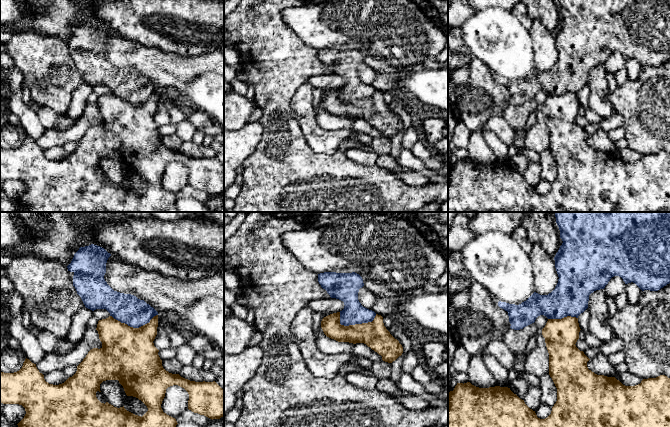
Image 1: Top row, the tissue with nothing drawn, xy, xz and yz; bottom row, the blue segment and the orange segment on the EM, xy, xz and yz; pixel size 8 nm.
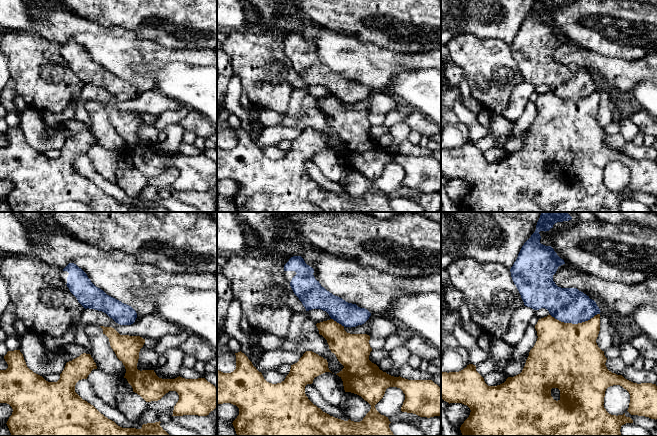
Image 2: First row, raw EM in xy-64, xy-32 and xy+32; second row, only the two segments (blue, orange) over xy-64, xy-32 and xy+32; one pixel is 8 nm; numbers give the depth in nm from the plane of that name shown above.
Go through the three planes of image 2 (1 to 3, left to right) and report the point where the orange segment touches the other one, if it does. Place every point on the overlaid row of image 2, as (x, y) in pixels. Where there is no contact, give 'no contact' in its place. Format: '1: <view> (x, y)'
1: no contact
2: xy-32 (338, 322)
3: xy+32 (574, 323)

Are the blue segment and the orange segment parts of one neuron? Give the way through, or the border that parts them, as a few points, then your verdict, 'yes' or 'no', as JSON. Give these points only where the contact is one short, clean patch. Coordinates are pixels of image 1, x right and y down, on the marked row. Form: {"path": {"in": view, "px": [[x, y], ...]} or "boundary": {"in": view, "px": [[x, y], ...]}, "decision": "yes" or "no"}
{"decision": "no"}

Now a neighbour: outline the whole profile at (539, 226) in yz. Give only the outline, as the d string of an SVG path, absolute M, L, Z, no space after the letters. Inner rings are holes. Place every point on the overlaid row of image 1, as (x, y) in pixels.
M521 212L521 225L532 244L538 243L552 257L558 252L559 236L549 212Z

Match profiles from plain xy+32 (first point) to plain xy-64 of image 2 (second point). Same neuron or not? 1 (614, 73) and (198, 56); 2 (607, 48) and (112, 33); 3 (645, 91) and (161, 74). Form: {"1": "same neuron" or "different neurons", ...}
{"1": "same neuron", "2": "different neurons", "3": "same neuron"}

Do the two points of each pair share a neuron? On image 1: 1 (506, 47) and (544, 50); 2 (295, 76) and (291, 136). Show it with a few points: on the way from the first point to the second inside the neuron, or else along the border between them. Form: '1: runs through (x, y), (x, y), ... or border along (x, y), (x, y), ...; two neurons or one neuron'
1: border along (528, 30), (531, 36), (533, 64), (535, 67); two neurons
2: runs through (283, 91), (283, 122); one neuron

